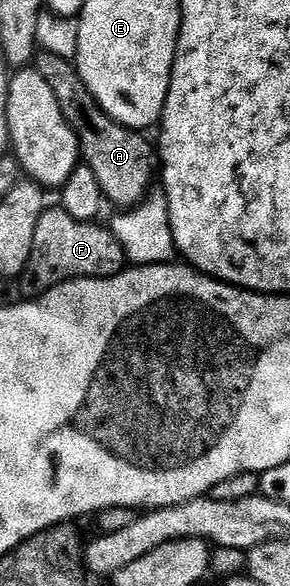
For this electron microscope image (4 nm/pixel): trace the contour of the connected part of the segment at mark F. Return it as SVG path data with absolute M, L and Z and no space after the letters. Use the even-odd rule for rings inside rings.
M49 206L35 226L35 242L31 246L31 258L21 271L22 297L36 298L50 292L55 286L68 280L103 280L106 276L118 276L126 271L127 261L123 246L113 236L108 227L100 228L100 223L79 222L71 218L60 206Z

